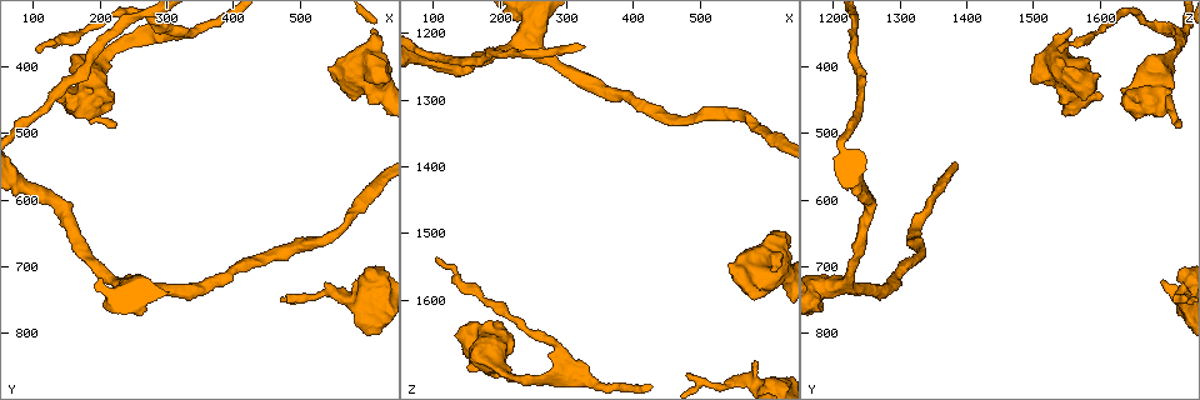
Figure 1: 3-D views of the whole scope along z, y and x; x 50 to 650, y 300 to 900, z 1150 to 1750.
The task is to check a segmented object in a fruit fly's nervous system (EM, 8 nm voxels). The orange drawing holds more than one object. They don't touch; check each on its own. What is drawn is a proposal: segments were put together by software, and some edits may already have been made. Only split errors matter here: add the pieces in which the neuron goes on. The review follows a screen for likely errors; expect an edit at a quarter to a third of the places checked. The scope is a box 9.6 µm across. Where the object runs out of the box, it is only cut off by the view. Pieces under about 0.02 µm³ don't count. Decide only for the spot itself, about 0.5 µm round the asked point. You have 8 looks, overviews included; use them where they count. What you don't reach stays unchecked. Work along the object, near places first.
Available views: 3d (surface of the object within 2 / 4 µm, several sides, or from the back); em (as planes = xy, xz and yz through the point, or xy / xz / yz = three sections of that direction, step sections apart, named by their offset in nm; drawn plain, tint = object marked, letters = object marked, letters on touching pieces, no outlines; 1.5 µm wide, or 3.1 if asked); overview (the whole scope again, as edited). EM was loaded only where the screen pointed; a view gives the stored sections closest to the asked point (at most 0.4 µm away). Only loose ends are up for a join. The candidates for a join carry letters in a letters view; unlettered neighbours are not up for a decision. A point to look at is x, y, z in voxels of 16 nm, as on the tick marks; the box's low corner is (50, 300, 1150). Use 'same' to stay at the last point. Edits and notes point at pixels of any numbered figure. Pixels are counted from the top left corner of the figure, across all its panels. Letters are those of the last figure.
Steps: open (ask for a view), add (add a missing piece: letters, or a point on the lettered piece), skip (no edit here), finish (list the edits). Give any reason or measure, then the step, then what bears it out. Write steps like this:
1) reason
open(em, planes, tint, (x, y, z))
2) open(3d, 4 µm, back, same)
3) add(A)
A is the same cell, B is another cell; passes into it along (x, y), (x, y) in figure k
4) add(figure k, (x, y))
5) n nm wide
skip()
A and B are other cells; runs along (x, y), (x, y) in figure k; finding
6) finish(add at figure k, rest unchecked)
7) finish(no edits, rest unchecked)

free end
open(em, xy, step 8, letters, (220, 495, 1725))

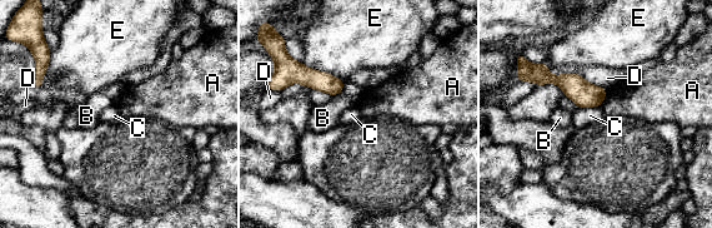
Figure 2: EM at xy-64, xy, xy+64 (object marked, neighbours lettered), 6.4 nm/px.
skip()
A, B, C, D and E are other cells; runs along (537, 80), (602, 93) in figure 2; no lettered piece goes on from it

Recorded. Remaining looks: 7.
free end
open(3d, 4 µm, (110, 375, 1540))

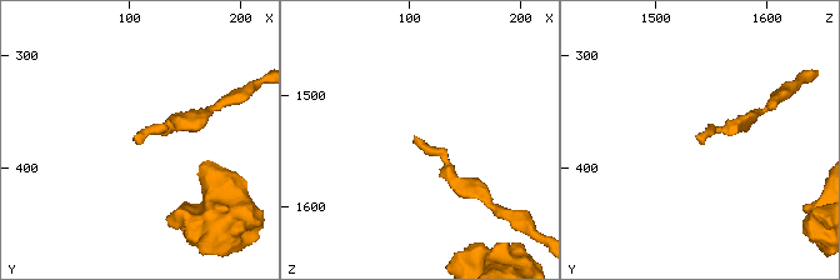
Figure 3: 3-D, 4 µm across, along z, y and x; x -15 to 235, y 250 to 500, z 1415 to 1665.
now the EM
open(em, xy, step 8, tint, (110, 380, 1540))

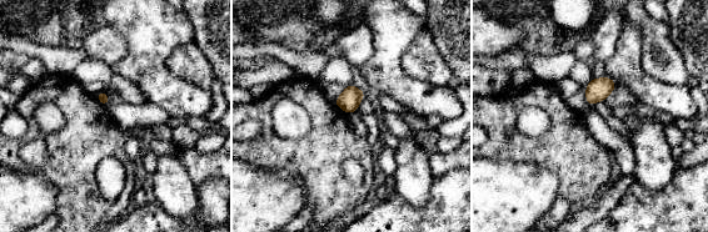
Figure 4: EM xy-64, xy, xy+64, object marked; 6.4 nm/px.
open(em, xy, step 8, letters, same)

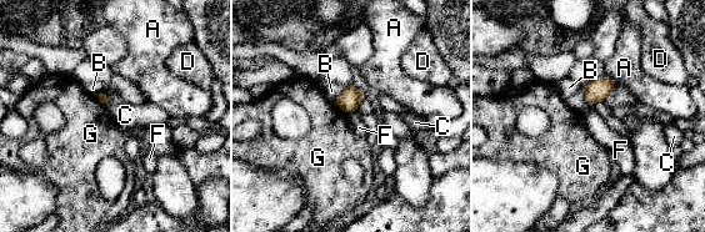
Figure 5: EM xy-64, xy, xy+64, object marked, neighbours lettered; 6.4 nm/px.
G touches over 120 nm
skip()
A, B, C, D, F and G are other cells; border along (334, 102), (348, 114) in figure 5; none of them fits

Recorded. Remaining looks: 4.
an open end
open(3d, 4 µm, (580, 720, 1690))

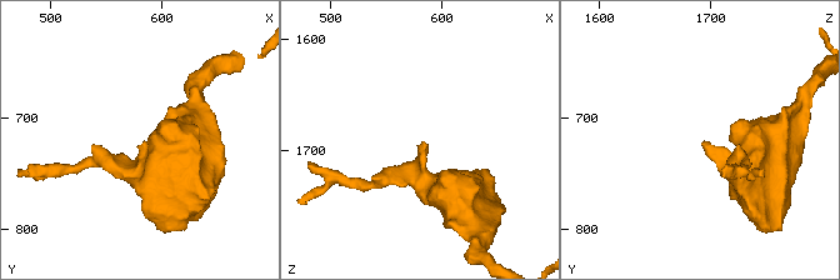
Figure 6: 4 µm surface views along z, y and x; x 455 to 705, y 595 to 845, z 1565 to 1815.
open(em, planes, letters, (582, 722, 1690))

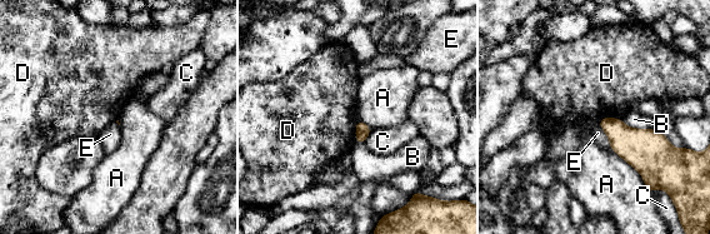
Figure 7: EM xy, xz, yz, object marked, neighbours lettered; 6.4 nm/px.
A touches over 360 nm
skip()
A, B, C, D and E are other cells; border along (611, 148), (640, 174), (649, 189) in figure 7; none of them fits

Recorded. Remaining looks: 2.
finish(no edits, rest unchecked)

